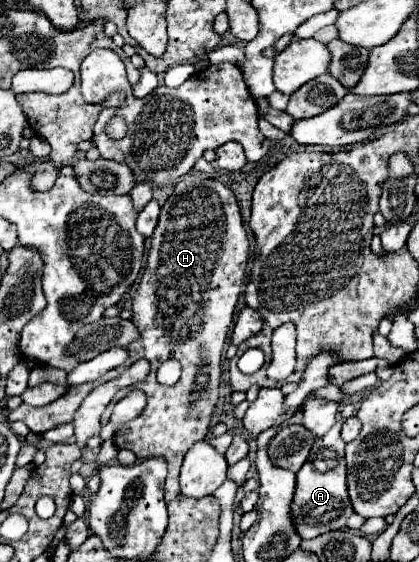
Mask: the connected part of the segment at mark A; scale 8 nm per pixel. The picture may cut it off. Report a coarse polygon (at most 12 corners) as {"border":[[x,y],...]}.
{"border":[[340,424],[296,476],[292,522],[302,540],[352,516]]}

